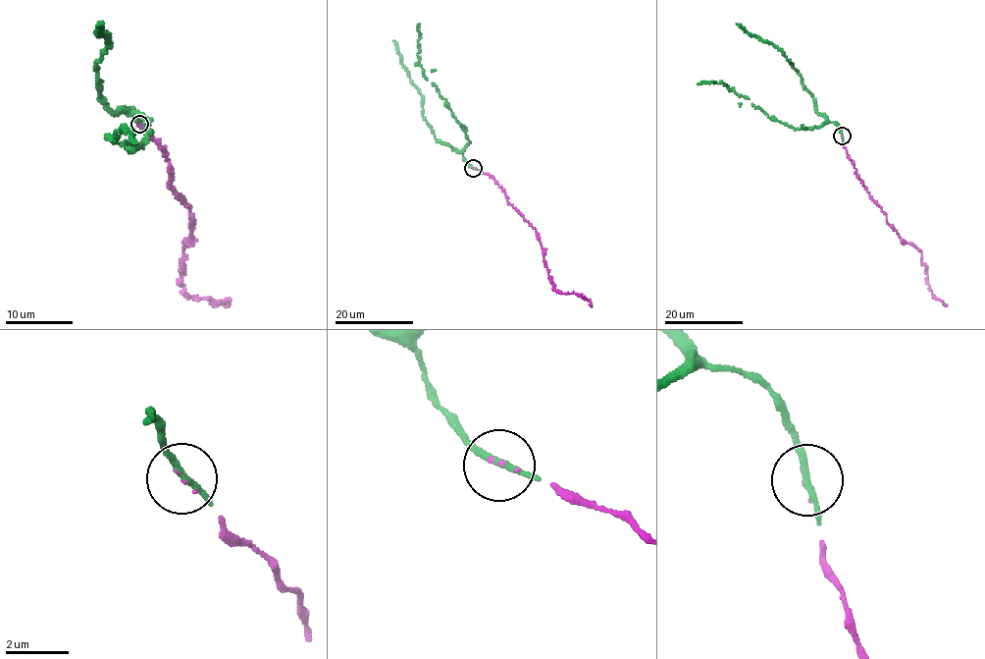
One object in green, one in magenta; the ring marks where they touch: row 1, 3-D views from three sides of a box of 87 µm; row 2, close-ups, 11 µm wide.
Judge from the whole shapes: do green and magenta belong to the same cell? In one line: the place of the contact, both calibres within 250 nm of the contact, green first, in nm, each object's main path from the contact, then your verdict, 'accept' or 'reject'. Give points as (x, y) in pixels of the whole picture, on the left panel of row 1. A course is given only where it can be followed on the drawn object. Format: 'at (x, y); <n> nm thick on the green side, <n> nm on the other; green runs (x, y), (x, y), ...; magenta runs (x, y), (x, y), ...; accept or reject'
at (139, 124); 180 nm thick on the green side, 60 nm on the other; green runs (138, 125), (132, 110), (148, 122), (138, 147), (113, 139), (124, 127), (135, 142); magenta runs (138, 125), (165, 151), (169, 187), (193, 220), (183, 291), (227, 304); accept

